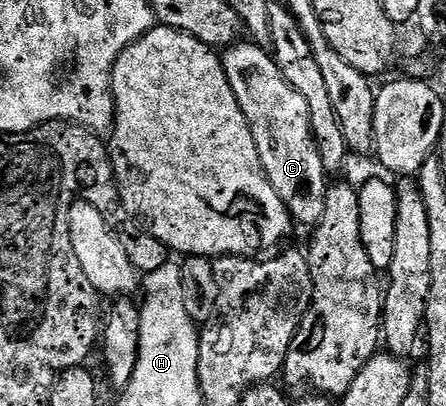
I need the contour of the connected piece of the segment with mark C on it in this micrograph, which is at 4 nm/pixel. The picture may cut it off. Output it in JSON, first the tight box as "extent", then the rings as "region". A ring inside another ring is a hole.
{"extent":[220,41,331,229],"region":[[[238,41],[220,52],[231,93],[235,93],[235,101],[239,101],[243,117],[247,117],[247,125],[251,129],[251,137],[255,137],[255,149],[259,149],[259,161],[267,173],[267,181],[271,181],[275,193],[279,193],[293,216],[294,224],[301,226],[302,223],[306,229],[312,229],[323,217],[331,179],[323,165],[323,157],[319,157],[311,129],[311,112],[307,109],[303,93],[295,93],[283,73],[279,73],[279,65],[272,54],[256,41],[245,42]]]}

